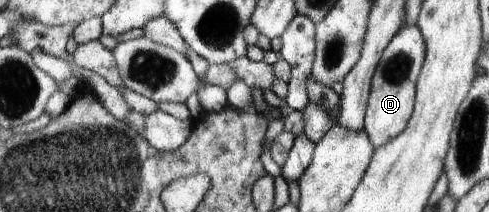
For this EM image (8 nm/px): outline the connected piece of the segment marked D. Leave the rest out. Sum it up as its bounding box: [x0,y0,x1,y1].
[364,24,427,148]

